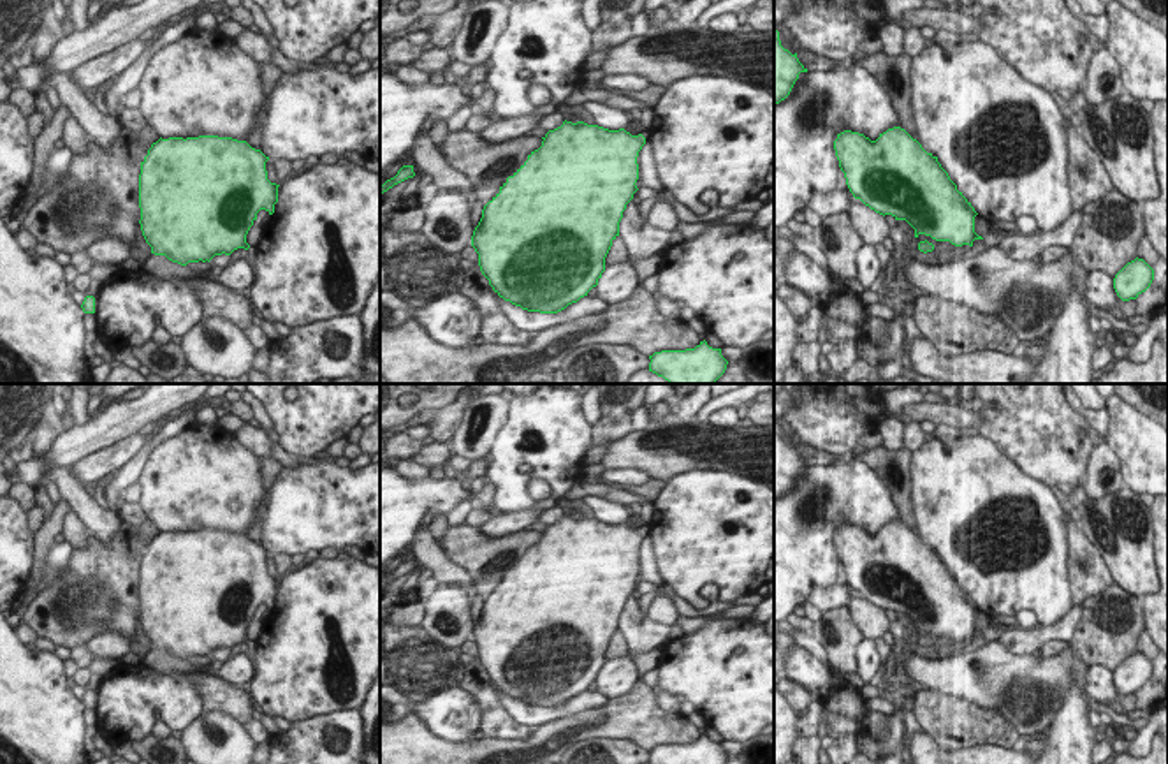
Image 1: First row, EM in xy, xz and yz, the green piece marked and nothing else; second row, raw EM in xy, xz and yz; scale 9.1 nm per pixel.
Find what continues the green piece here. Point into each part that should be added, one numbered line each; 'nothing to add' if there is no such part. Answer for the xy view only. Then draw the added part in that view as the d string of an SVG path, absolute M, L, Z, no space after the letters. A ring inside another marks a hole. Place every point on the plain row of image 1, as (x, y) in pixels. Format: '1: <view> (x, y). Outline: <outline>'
nothing to add.

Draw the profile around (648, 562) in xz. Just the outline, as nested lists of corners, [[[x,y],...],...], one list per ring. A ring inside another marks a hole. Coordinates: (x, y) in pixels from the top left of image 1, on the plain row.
[[[651,532],[646,533],[646,539],[640,544],[639,555],[640,555],[640,577],[642,577],[642,581],[653,583],[661,597],[670,599],[663,588],[663,579],[658,574]]]

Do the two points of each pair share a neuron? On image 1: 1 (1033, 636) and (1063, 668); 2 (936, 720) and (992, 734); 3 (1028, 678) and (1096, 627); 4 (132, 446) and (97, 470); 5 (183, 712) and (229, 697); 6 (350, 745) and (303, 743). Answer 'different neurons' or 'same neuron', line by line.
1: different neurons
2: same neuron
3: different neurons
4: same neuron
5: different neurons
6: same neuron

